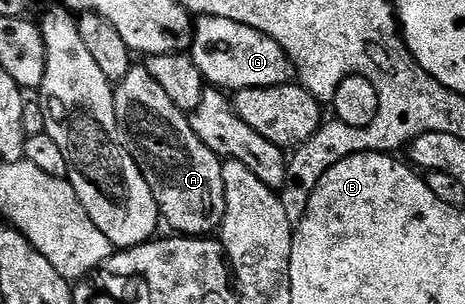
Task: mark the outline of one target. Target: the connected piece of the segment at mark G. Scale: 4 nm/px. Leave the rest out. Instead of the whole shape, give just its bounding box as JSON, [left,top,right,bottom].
[189,17,293,91]

